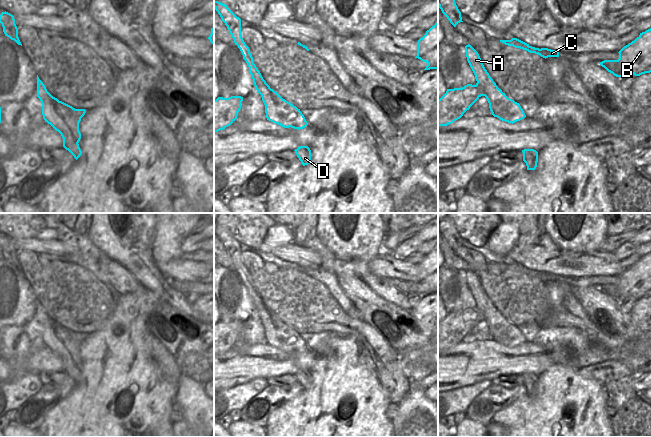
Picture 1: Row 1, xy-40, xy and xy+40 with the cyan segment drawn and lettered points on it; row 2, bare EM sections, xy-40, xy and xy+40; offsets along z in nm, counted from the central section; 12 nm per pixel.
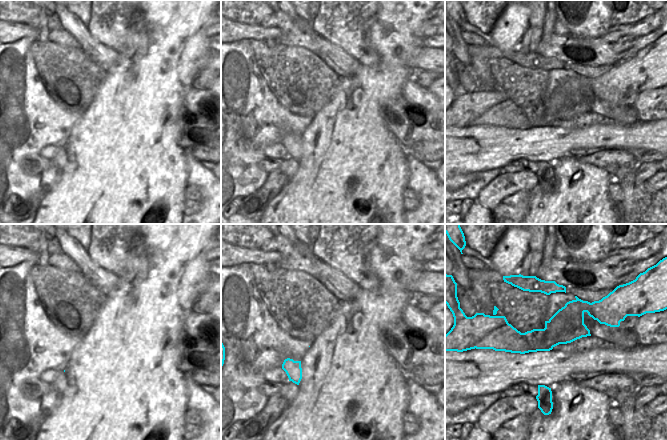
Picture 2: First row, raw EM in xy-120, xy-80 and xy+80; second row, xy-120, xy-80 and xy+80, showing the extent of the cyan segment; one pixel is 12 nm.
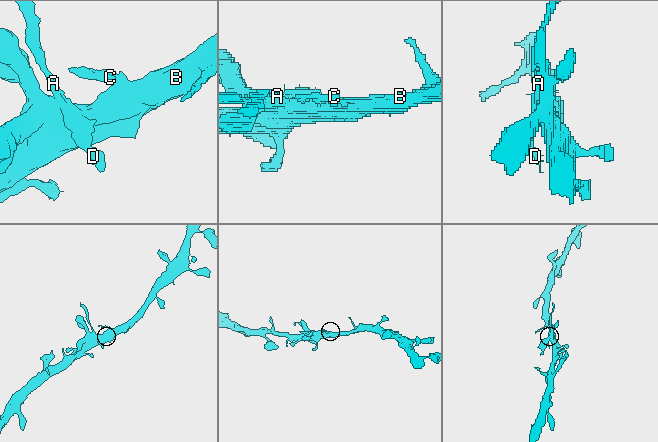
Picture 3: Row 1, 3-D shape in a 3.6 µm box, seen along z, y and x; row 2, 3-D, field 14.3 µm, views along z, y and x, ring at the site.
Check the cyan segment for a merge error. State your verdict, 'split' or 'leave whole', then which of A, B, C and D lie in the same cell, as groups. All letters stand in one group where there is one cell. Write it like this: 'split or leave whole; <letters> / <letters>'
split; A D / B C

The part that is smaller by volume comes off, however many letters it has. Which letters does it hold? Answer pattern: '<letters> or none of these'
A, D

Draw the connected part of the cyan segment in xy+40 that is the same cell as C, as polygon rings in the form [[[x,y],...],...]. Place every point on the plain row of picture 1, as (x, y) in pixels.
[[[512,262],[511,264],[500,264],[500,266],[508,270],[513,270],[515,272],[526,274],[530,277],[538,278],[545,283],[548,281],[559,281],[559,276],[556,274],[551,274],[548,272],[535,272],[517,262]]]

